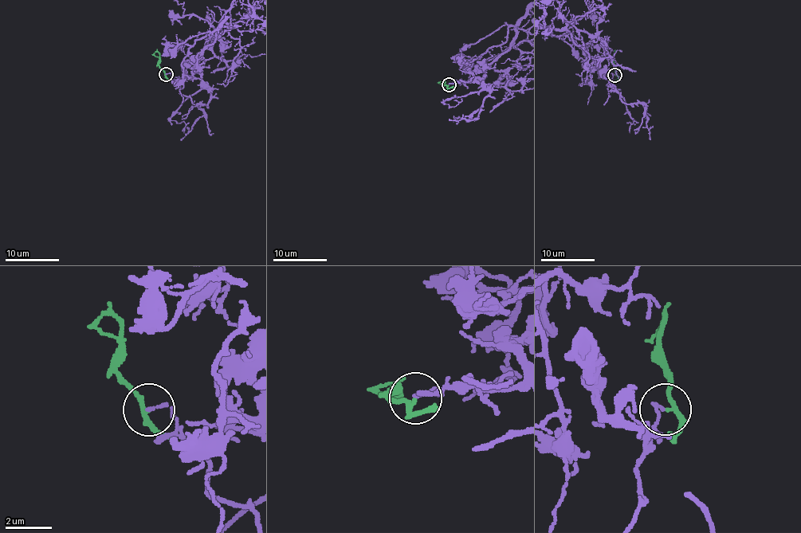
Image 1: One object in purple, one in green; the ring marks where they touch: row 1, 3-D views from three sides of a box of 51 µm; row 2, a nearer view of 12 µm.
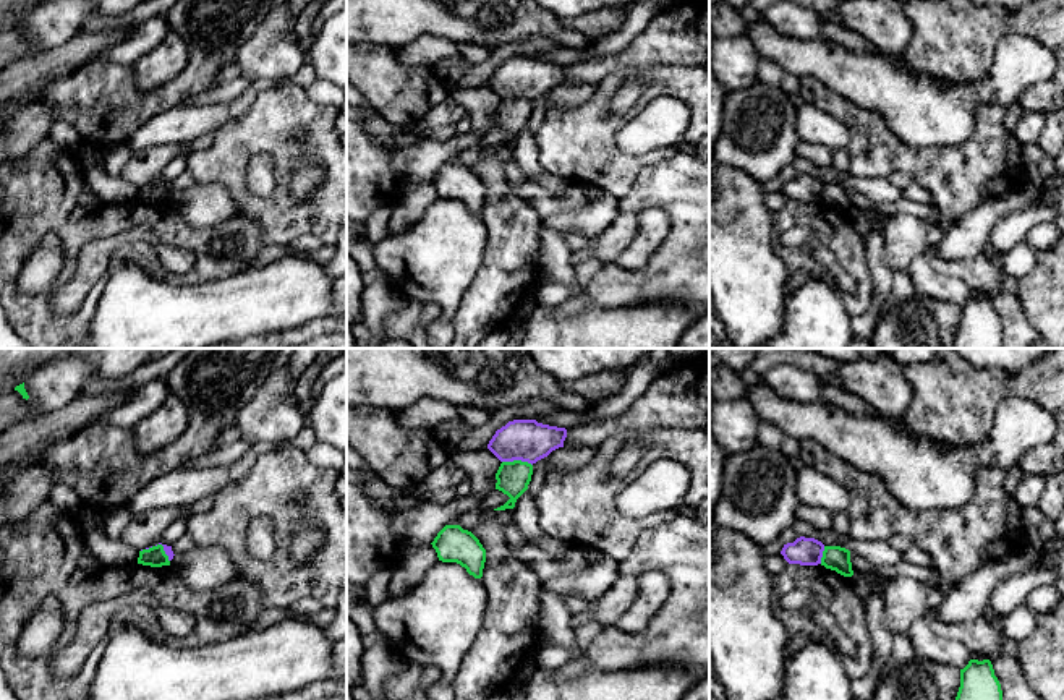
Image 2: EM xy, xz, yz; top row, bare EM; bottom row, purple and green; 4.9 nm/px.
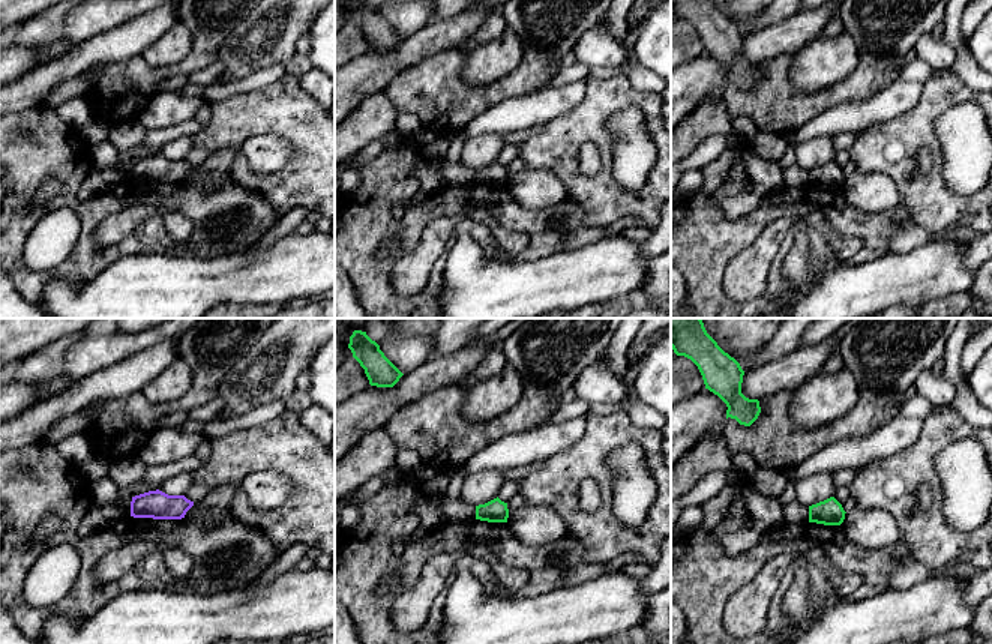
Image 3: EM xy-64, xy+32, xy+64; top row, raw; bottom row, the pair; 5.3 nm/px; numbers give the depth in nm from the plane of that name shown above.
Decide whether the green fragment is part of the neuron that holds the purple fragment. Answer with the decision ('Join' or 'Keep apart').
Keep apart

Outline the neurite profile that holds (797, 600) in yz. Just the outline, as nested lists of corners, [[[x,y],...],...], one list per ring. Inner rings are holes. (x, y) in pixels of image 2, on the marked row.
[[[792,590],[781,600],[784,611],[808,612],[816,624],[826,632],[831,640],[831,647],[844,656],[855,656],[855,642],[844,634],[836,617],[823,608],[818,600],[807,590]]]

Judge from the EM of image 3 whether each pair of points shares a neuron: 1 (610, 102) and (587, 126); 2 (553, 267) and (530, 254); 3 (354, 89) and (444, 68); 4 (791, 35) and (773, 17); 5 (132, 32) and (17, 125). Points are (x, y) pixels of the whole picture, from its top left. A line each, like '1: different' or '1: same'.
1: same
2: different
3: different
4: different
5: different

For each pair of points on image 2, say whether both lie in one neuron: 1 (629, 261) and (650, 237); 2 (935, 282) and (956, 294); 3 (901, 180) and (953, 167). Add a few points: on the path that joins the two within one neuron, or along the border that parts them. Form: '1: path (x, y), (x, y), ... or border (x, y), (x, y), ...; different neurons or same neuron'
1: path (635, 255), (645, 243); same neuron
2: path (940, 285), (951, 289); same neuron
3: border (886, 177), (894, 172), (906, 172), (914, 180); different neurons

